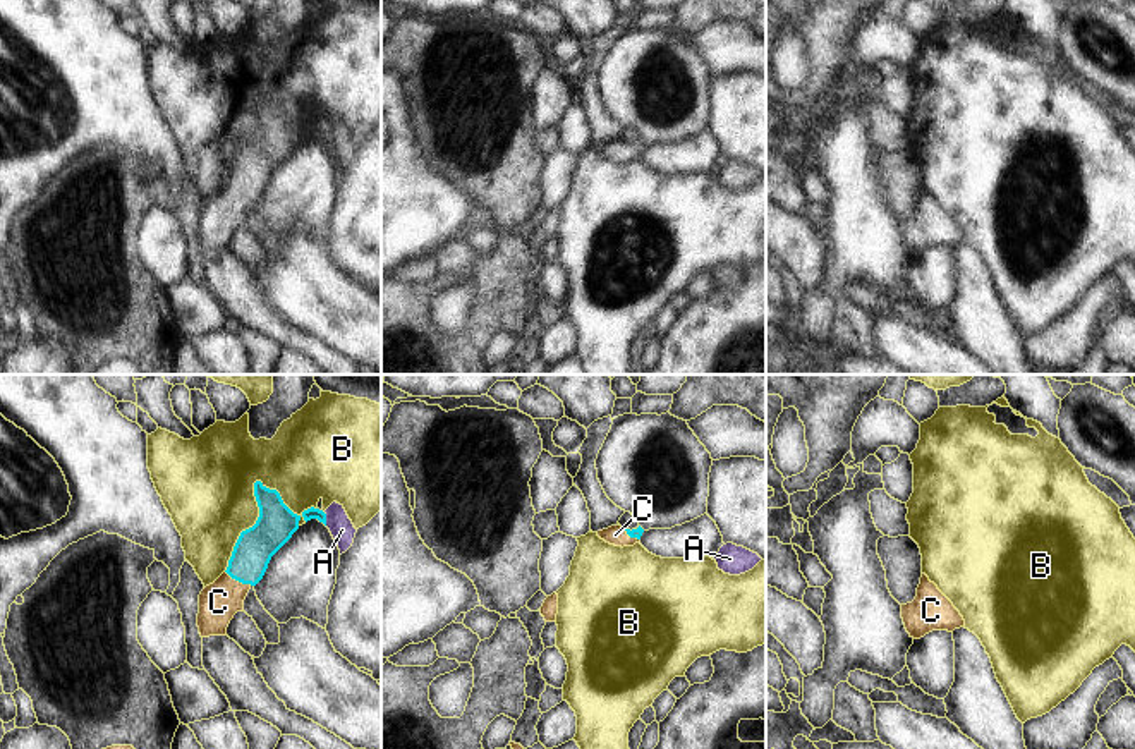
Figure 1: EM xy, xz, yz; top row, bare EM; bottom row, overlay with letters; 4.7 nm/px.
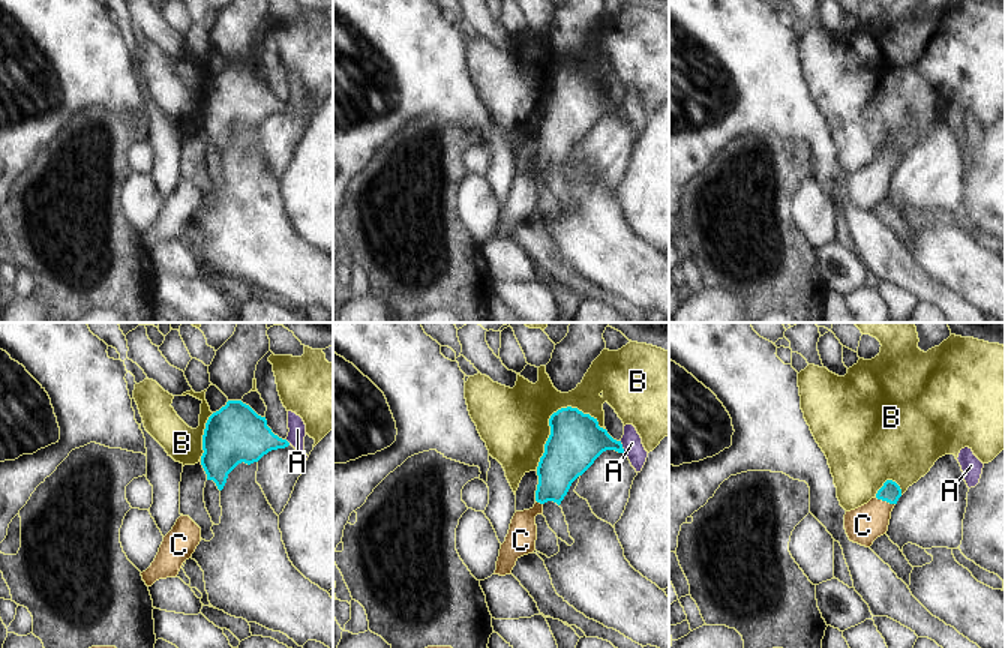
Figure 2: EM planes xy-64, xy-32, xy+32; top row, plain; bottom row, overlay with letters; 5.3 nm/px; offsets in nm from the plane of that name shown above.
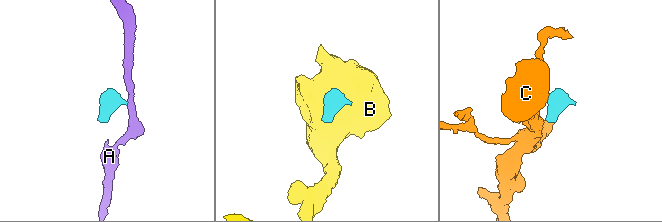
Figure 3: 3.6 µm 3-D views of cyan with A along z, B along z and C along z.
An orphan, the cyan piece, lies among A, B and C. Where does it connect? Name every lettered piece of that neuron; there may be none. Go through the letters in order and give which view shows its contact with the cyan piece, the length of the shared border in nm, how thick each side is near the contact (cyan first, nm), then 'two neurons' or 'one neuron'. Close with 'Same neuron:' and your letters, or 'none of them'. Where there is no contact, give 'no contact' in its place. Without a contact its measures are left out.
A: meets cyan in xy; contact 70 nm long; 50 nm thick on the cyan side, 120 nm on the other; two neurons
B: meets cyan in xy; contact 550 nm long; 180 nm thick on the cyan side, 440 nm on the other; two neurons
C: meets cyan in xy; contact 140 nm long; 180 nm thick on the cyan side, 190 nm on the other; one neuron
Same neuron: C

